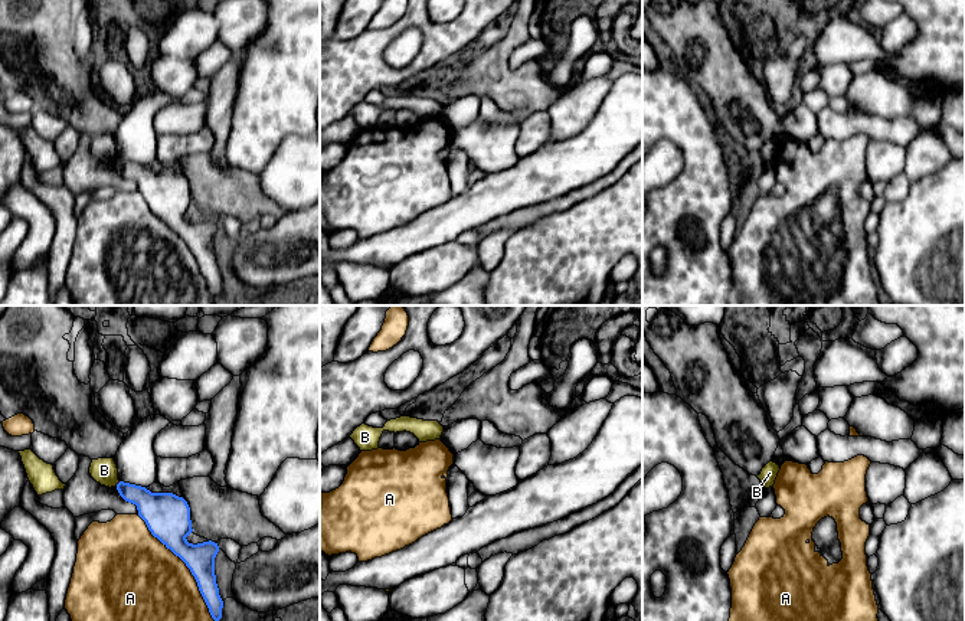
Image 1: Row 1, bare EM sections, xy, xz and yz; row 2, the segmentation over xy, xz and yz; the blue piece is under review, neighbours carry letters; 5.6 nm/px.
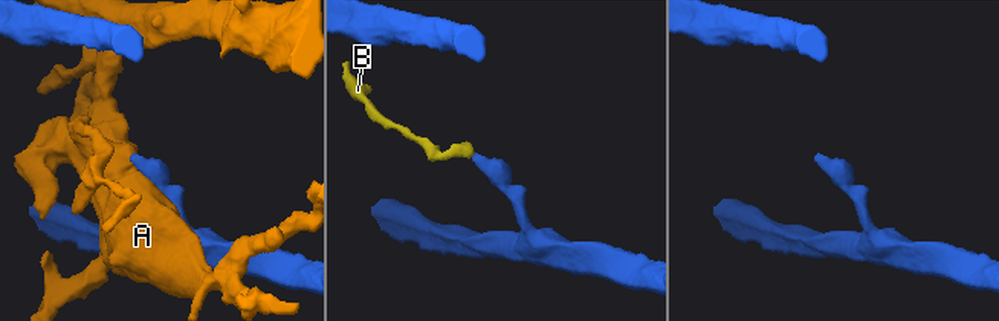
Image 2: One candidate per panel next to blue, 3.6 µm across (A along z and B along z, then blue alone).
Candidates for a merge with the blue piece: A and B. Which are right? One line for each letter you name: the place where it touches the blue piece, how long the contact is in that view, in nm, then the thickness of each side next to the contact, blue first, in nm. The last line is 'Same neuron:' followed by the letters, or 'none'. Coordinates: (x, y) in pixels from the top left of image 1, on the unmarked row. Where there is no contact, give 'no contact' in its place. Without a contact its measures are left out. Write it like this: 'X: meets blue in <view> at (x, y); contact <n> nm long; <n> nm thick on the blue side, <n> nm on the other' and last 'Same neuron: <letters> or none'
Same neuron: none

